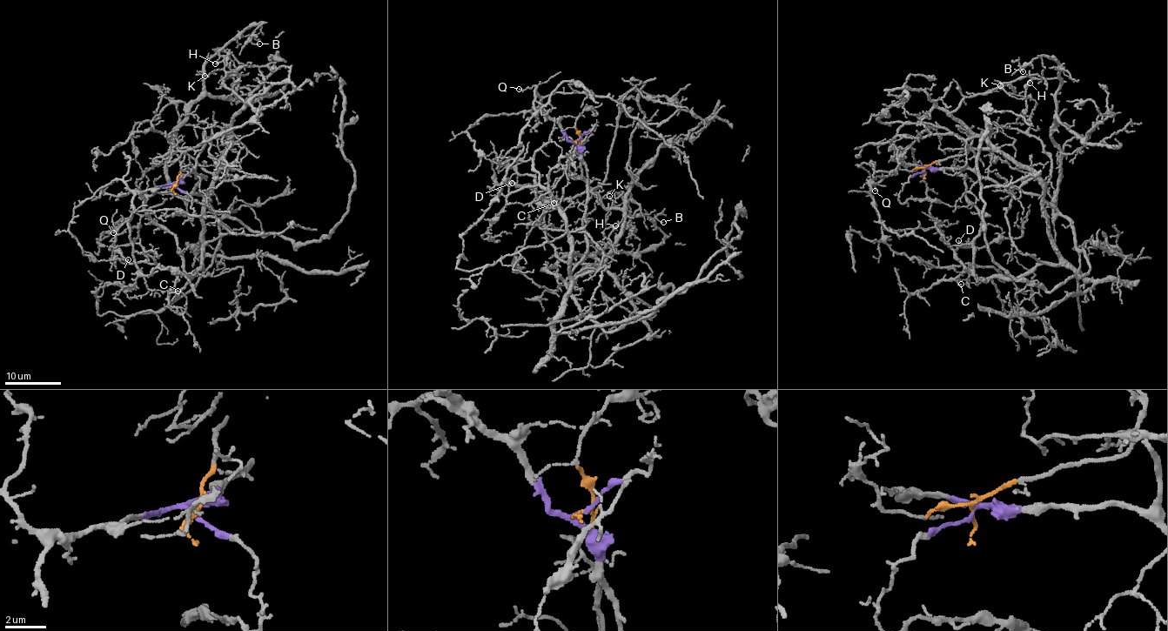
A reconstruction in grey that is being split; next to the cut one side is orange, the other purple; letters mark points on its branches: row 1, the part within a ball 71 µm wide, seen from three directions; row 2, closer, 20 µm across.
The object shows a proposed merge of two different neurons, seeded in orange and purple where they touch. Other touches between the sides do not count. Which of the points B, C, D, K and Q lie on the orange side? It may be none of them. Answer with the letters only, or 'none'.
C, D, K

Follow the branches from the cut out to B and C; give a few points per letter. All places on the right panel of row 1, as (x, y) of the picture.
B: (924, 169), (969, 168), (1031, 193), (1056, 213), (1061, 153), (1051, 135), (1057, 63), (1038, 56), (1023, 72)
C: (924, 169), (996, 147), (1043, 188), (1059, 262), (1016, 278), (965, 270), (956, 279), (961, 285)

